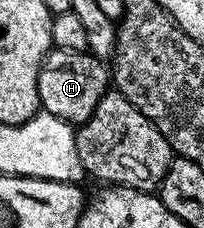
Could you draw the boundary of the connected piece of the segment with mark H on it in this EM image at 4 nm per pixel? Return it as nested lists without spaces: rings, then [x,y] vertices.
[[[52,47],[39,67],[37,94],[39,107],[44,112],[61,118],[66,124],[78,126],[97,110],[97,102],[109,91],[109,68],[104,61],[92,56],[90,52],[61,50]]]

